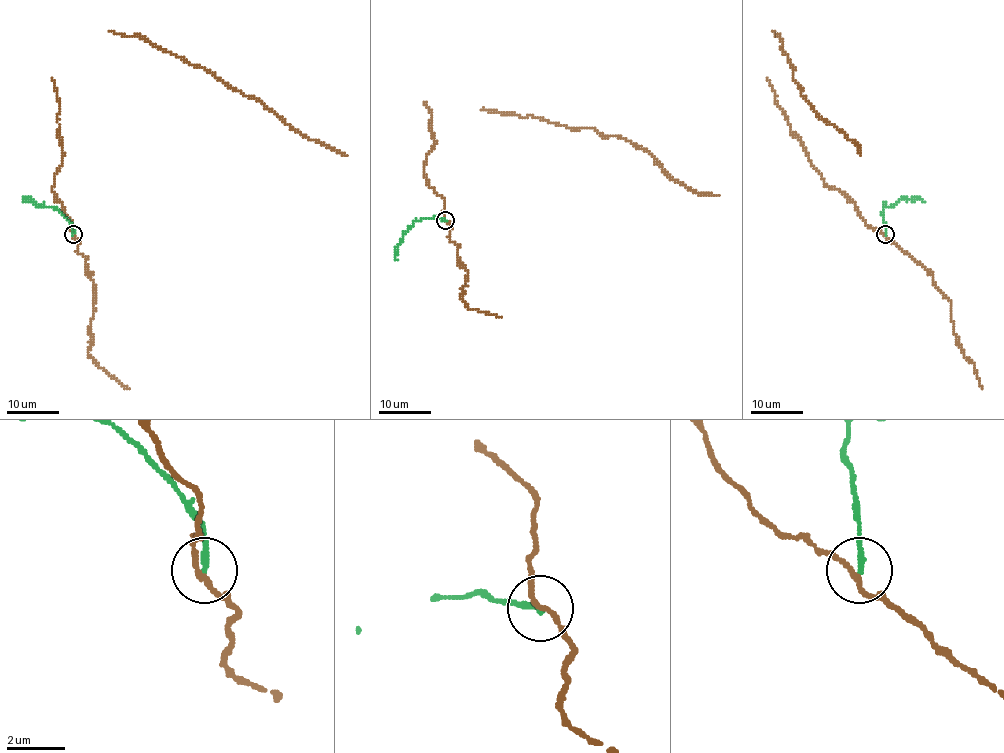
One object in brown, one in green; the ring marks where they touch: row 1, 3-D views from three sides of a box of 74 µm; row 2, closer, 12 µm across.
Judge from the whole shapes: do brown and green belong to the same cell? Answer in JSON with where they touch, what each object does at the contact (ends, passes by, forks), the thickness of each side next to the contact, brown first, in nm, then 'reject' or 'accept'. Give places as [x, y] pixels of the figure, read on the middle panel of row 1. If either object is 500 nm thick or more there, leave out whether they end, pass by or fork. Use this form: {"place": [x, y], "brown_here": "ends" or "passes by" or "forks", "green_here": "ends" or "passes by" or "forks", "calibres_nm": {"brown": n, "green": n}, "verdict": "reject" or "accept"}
{"place": [445, 220], "brown_here": "passes by", "green_here": "ends", "calibres_nm": {"brown": 160, "green": 200}, "verdict": "reject"}

